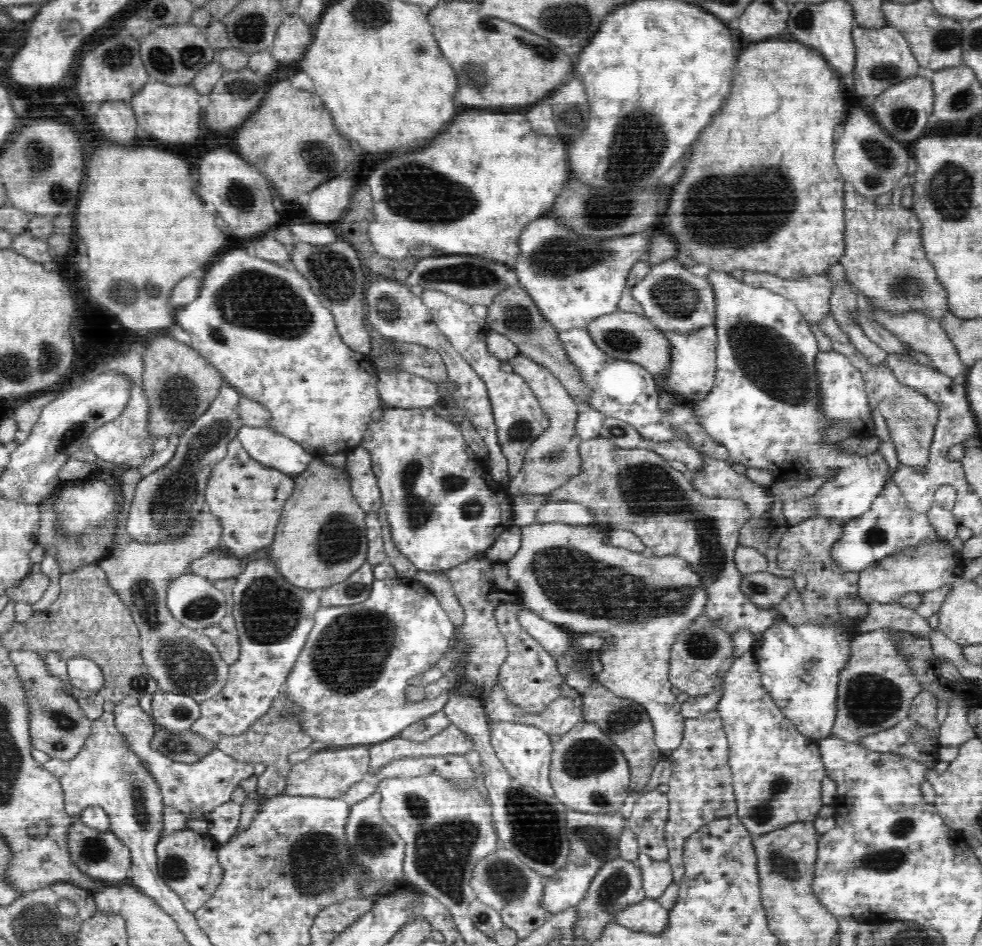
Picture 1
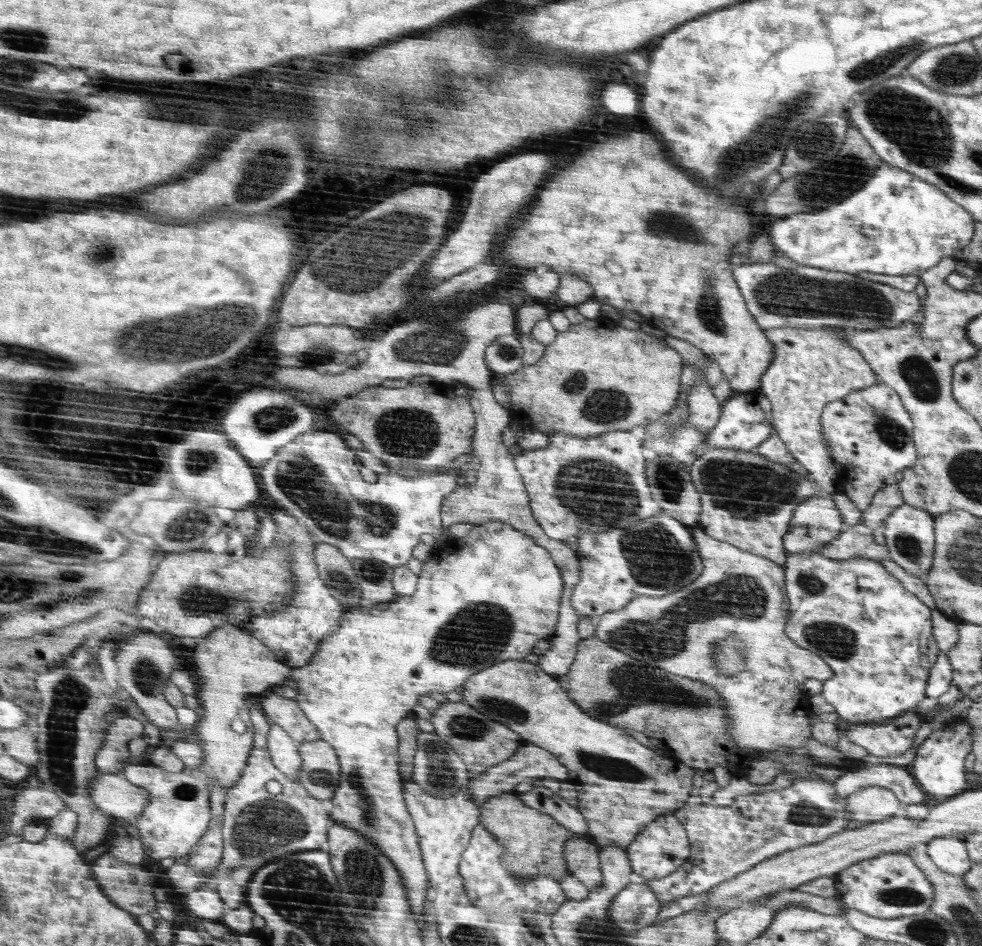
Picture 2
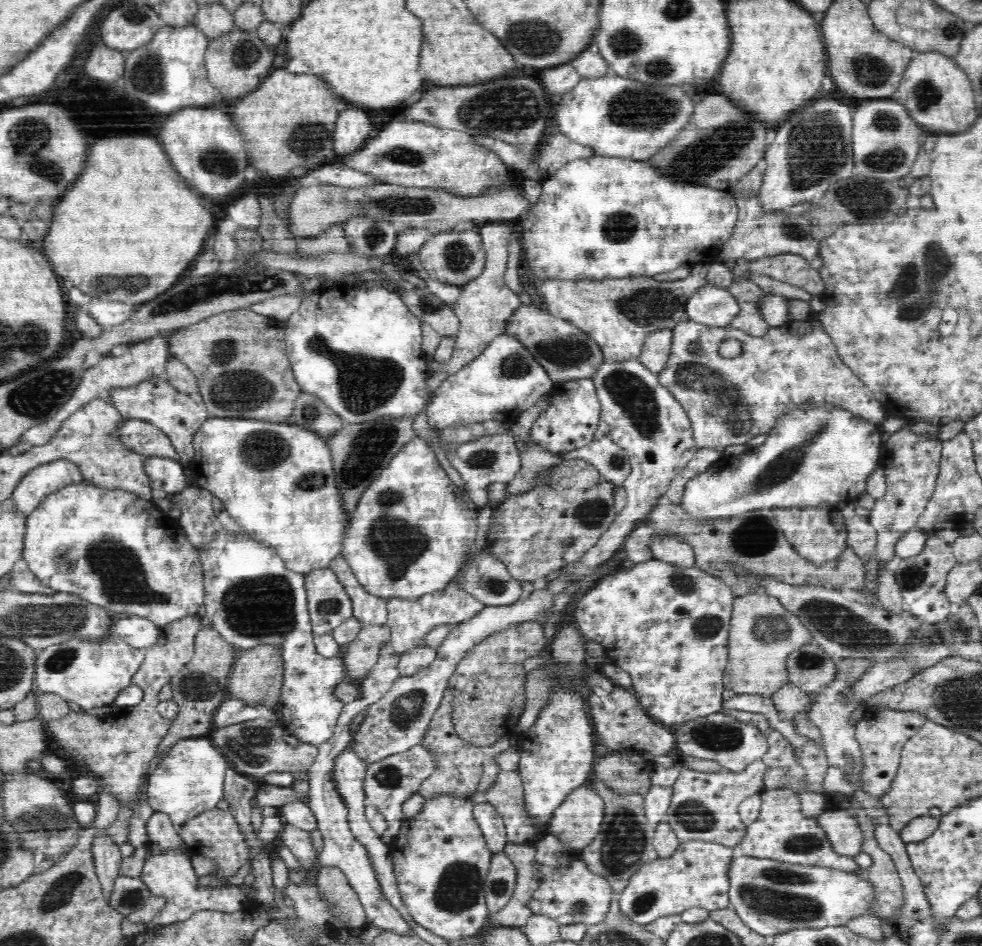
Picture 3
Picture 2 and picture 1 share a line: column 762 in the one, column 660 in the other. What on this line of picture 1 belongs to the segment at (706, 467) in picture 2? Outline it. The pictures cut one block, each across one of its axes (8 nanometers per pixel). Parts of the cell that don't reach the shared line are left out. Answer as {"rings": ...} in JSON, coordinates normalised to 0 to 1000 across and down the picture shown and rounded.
{"rings":[[[605,462],[601,465],[594,464],[590,469],[590,481],[591,485],[594,487],[593,496],[591,496],[586,503],[582,503],[576,512],[572,512],[570,516],[566,516],[565,518],[562,518],[562,520],[558,520],[558,522],[532,522],[530,524],[520,524],[520,543],[522,545],[520,554],[530,558],[546,556],[547,551],[545,545],[547,544],[546,540],[548,539],[548,536],[560,530],[582,530],[591,532],[593,535],[597,536],[598,539],[601,540],[601,543],[603,543],[603,547],[606,548],[605,557],[612,562],[612,564],[619,563],[627,558],[640,560],[654,569],[654,573],[659,577],[660,585],[666,588],[691,588],[699,592],[701,597],[705,599],[705,603],[707,603],[708,606],[711,606],[712,611],[715,612],[716,619],[719,621],[719,630],[721,631],[721,634],[719,634],[718,650],[724,655],[724,658],[726,658],[726,660],[728,660],[728,662],[734,664],[737,668],[740,668],[742,672],[747,672],[747,668],[752,668],[752,666],[758,664],[758,666],[762,666],[762,668],[767,670],[767,679],[769,681],[774,675],[773,673],[776,672],[776,668],[778,668],[780,664],[785,664],[785,662],[788,661],[788,658],[794,654],[790,644],[772,643],[770,638],[764,636],[764,633],[760,632],[760,629],[756,626],[756,623],[754,623],[757,606],[751,601],[751,597],[747,594],[747,585],[752,577],[752,570],[754,570],[754,561],[764,550],[764,538],[759,531],[756,531],[754,527],[715,524],[704,513],[699,500],[684,495],[681,488],[674,485],[669,479],[663,478],[662,476],[650,476],[650,474],[633,475],[627,471],[624,467],[621,467],[621,465],[617,465],[617,462]]]}

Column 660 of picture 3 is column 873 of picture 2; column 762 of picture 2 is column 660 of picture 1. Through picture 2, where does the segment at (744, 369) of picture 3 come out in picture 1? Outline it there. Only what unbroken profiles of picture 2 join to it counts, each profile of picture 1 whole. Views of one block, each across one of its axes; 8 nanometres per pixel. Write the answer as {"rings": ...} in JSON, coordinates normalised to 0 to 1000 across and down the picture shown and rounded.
{"rings":[[[727,345],[715,346],[711,350],[705,350],[701,354],[692,352],[676,351],[684,365],[682,375],[682,389],[680,396],[666,396],[667,404],[672,415],[680,414],[695,420],[695,427],[702,428],[715,424],[721,419],[727,409],[730,393],[729,369],[730,349]]]}

